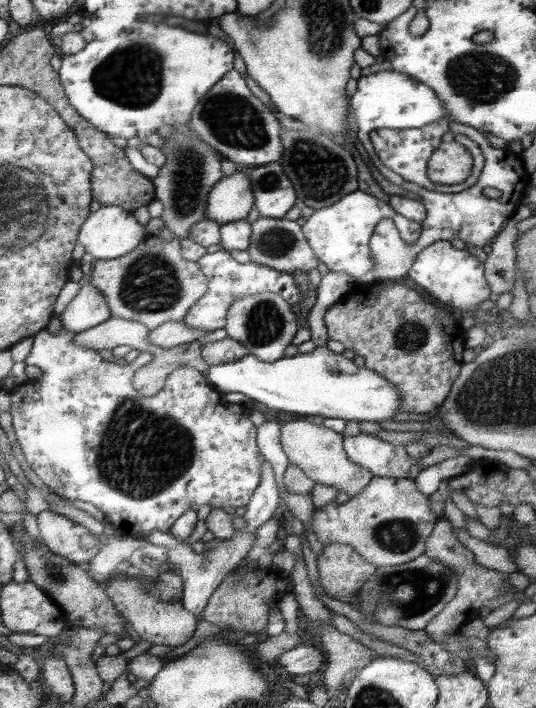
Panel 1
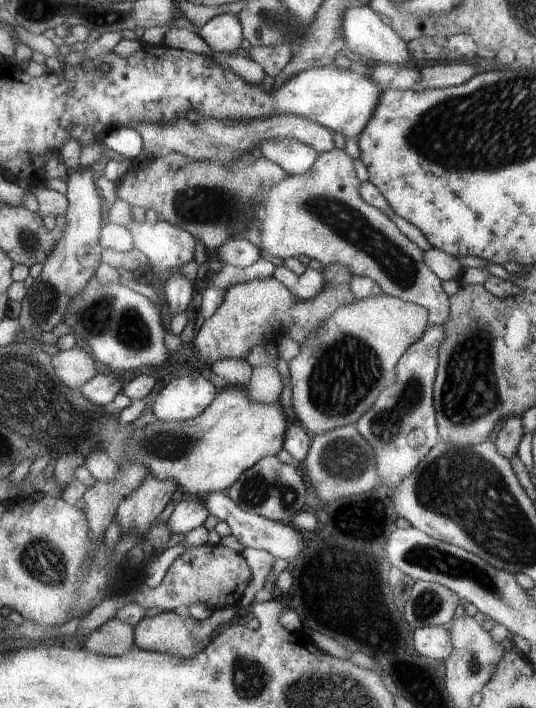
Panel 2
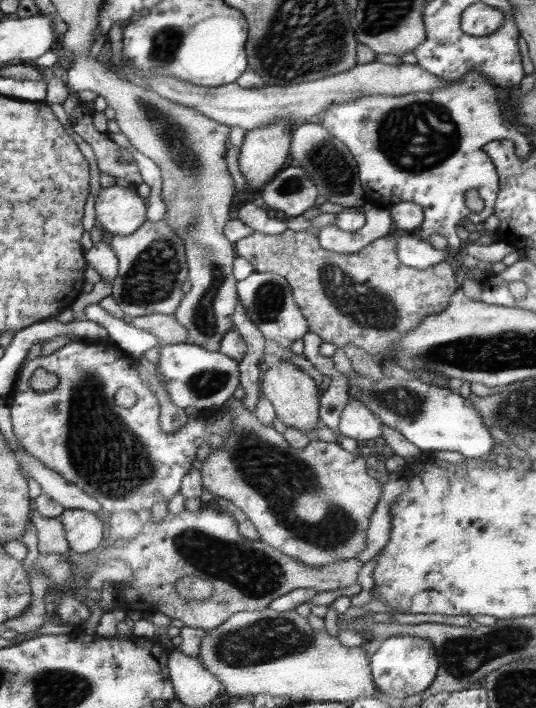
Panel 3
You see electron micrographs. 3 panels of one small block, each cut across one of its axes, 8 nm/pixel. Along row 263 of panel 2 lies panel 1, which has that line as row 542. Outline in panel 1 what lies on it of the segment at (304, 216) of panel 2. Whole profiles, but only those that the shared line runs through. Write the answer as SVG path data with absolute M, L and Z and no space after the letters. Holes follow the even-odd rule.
M375 477L366 486L366 490L361 491L358 496L350 498L348 502L335 504L332 501L318 510L314 510L309 527L323 546L327 546L331 542L347 544L366 561L370 561L377 567L384 567L403 564L423 554L433 524L435 524L435 516L429 512L427 500L419 492L419 488L413 480Z

